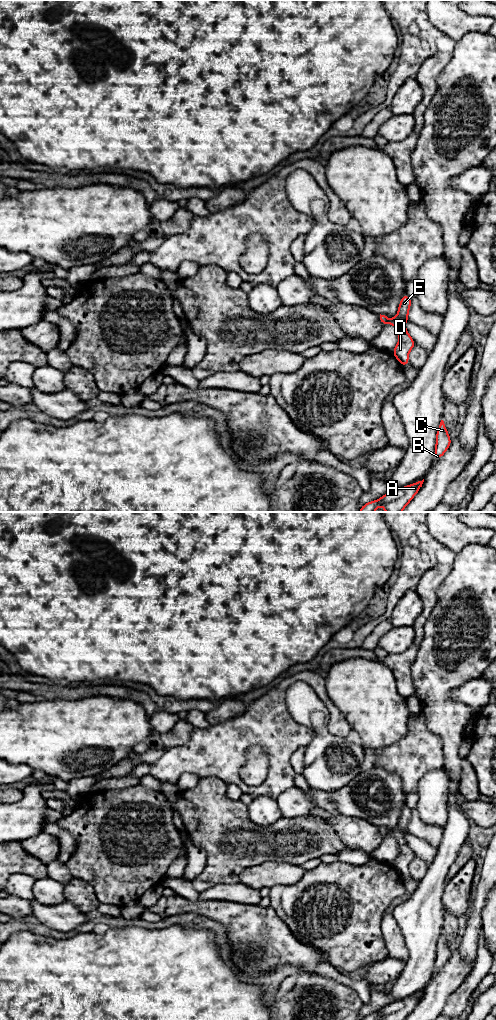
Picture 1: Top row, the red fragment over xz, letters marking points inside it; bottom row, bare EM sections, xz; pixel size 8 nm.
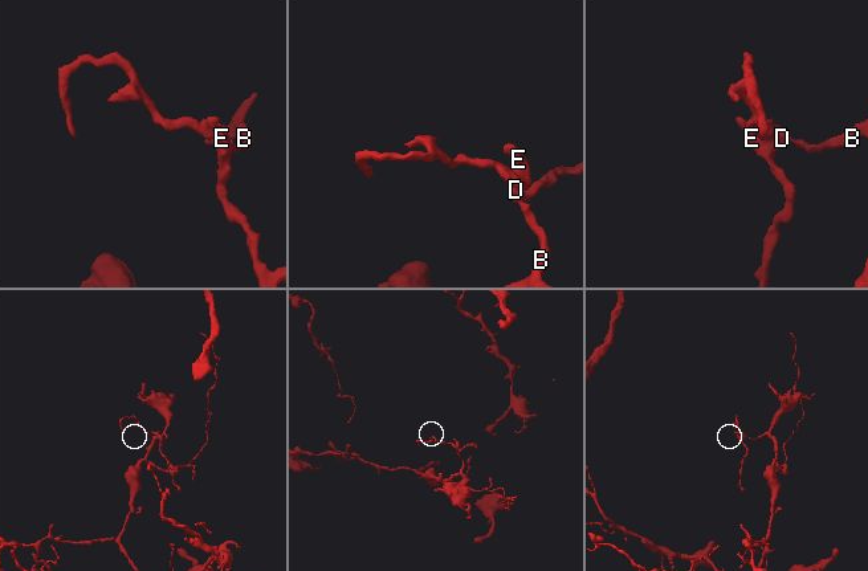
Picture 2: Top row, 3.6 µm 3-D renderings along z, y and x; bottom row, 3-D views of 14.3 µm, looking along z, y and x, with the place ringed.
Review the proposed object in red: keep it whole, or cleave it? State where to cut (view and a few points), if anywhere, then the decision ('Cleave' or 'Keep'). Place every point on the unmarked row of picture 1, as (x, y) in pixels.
No split. Keep

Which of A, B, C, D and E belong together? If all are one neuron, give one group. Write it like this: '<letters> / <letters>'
A B C D E

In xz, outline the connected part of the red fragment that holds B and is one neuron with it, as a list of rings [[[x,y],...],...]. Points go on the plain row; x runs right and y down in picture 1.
[[[441,932],[438,943],[436,945],[436,959],[434,964],[434,971],[439,972],[449,960],[452,951],[447,946],[447,940],[444,933]]]

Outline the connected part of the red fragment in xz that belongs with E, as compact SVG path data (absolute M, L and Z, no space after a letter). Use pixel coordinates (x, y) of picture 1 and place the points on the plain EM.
M404 806L401 810L398 826L394 831L389 831L385 827L380 826L382 838L385 839L392 835L399 846L399 854L392 863L392 866L399 872L402 879L409 877L408 866L411 861L416 857L415 853L411 850L405 840L405 834L408 832L408 824L411 819L411 809Z

